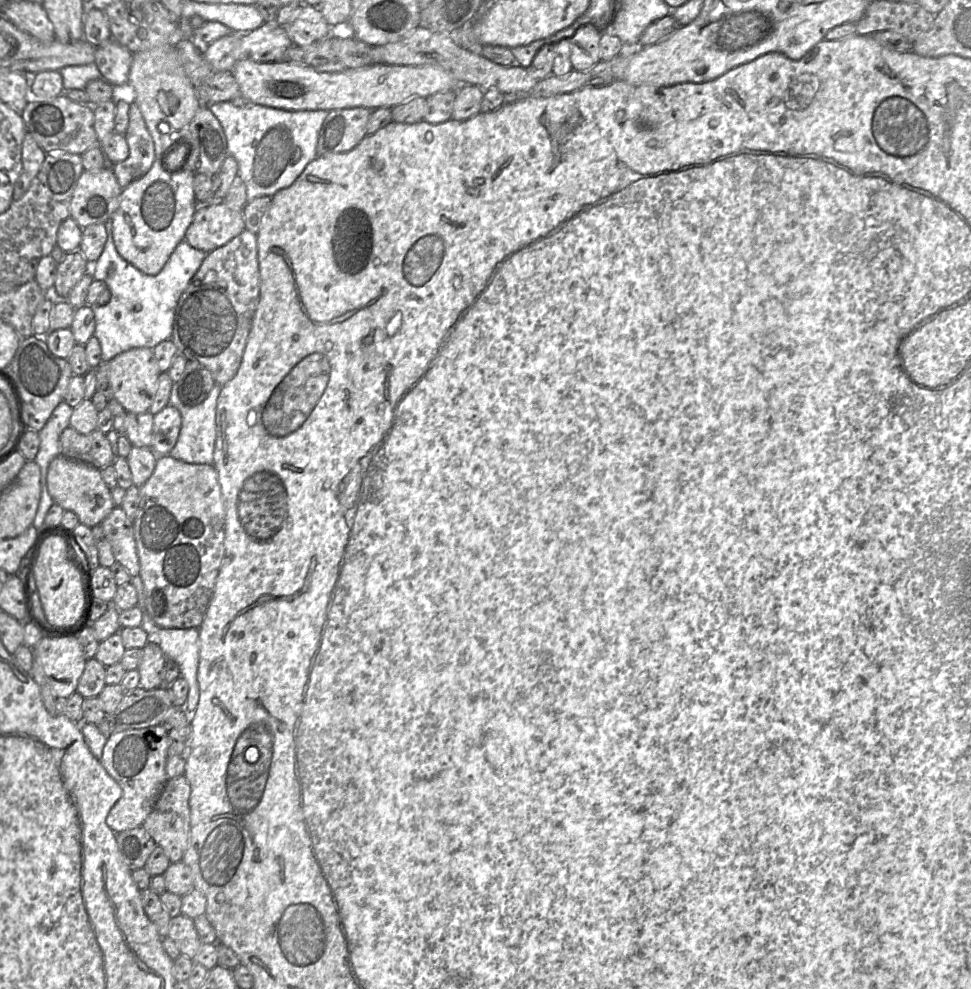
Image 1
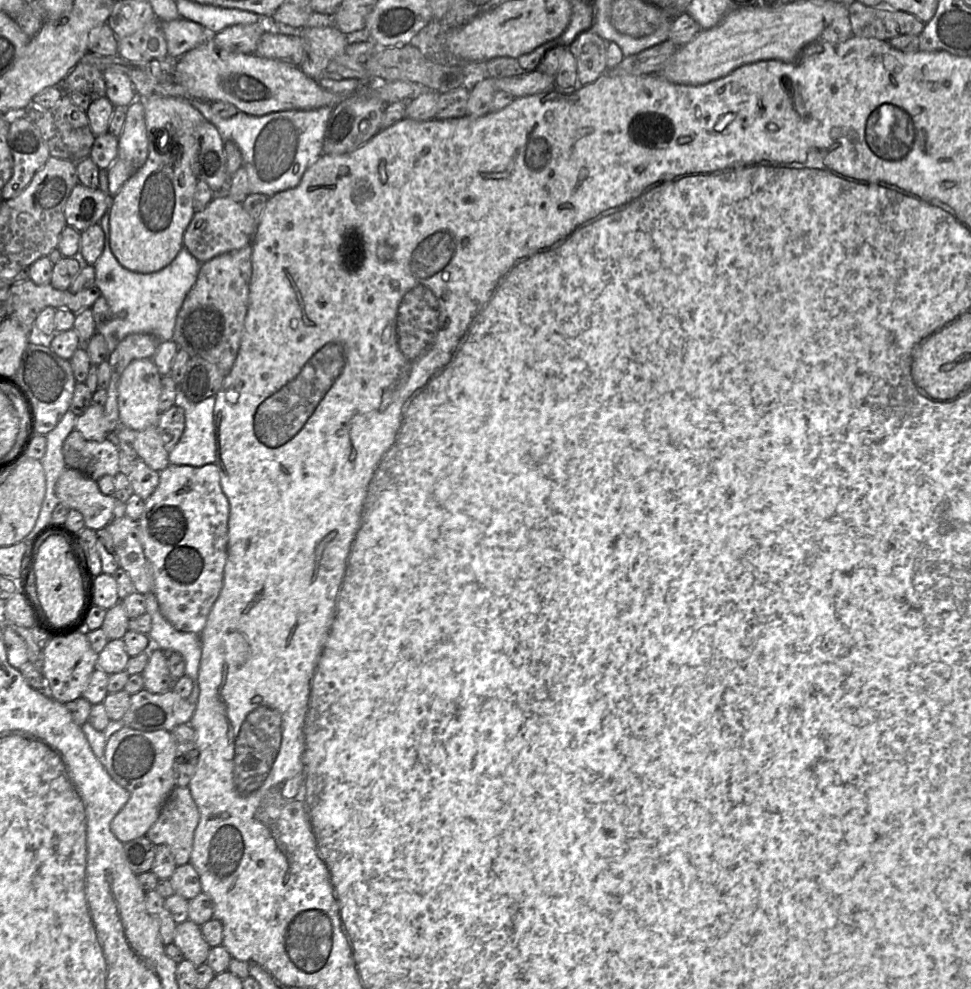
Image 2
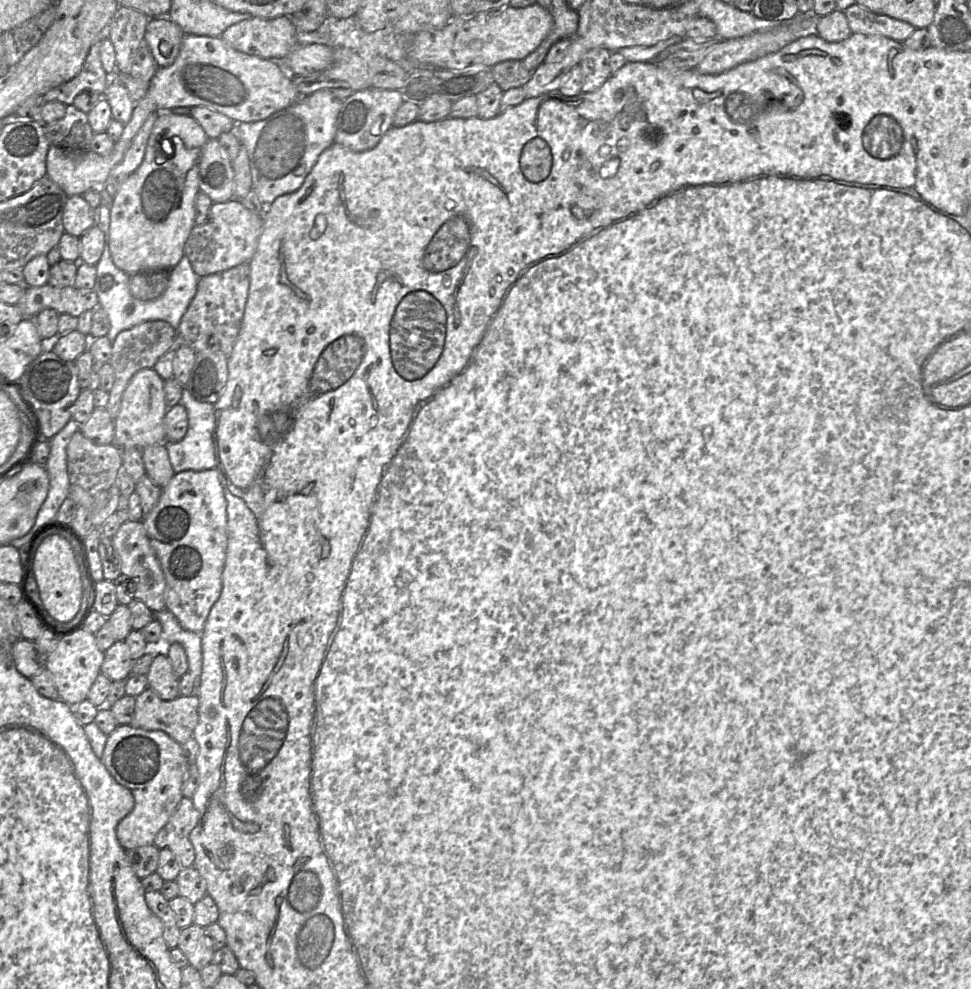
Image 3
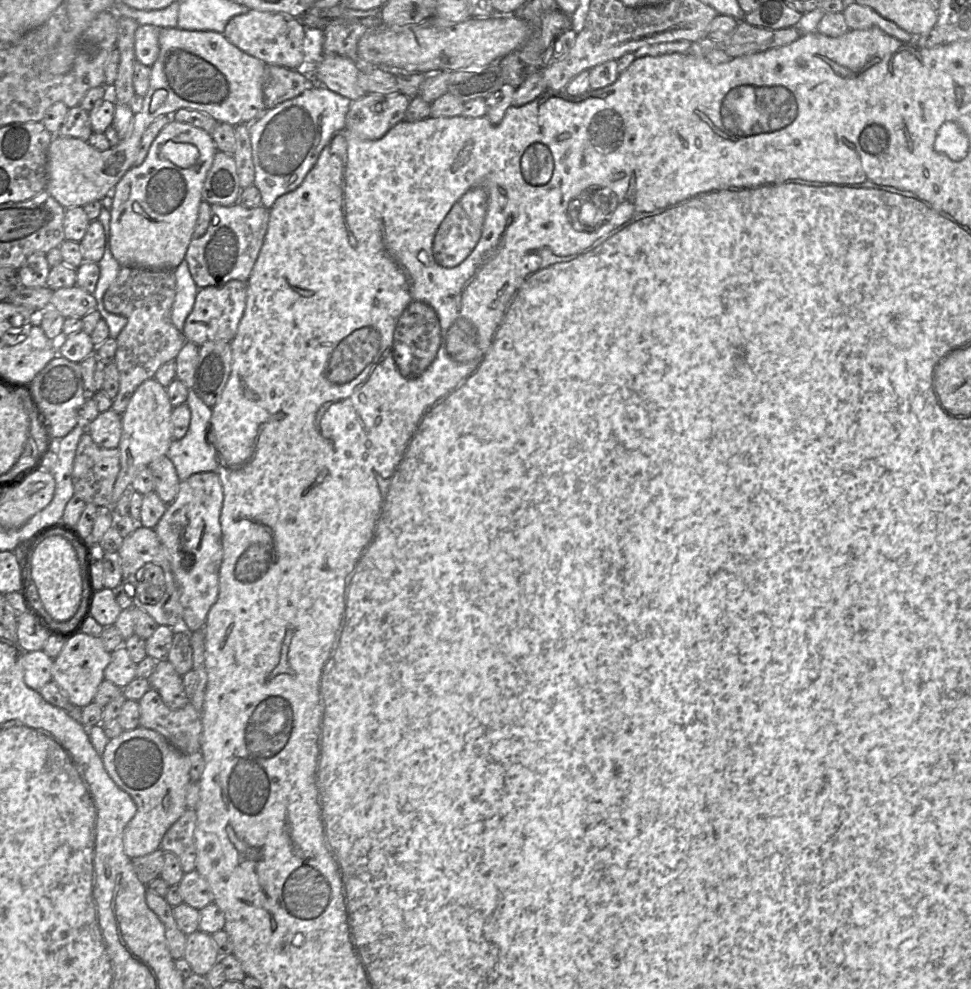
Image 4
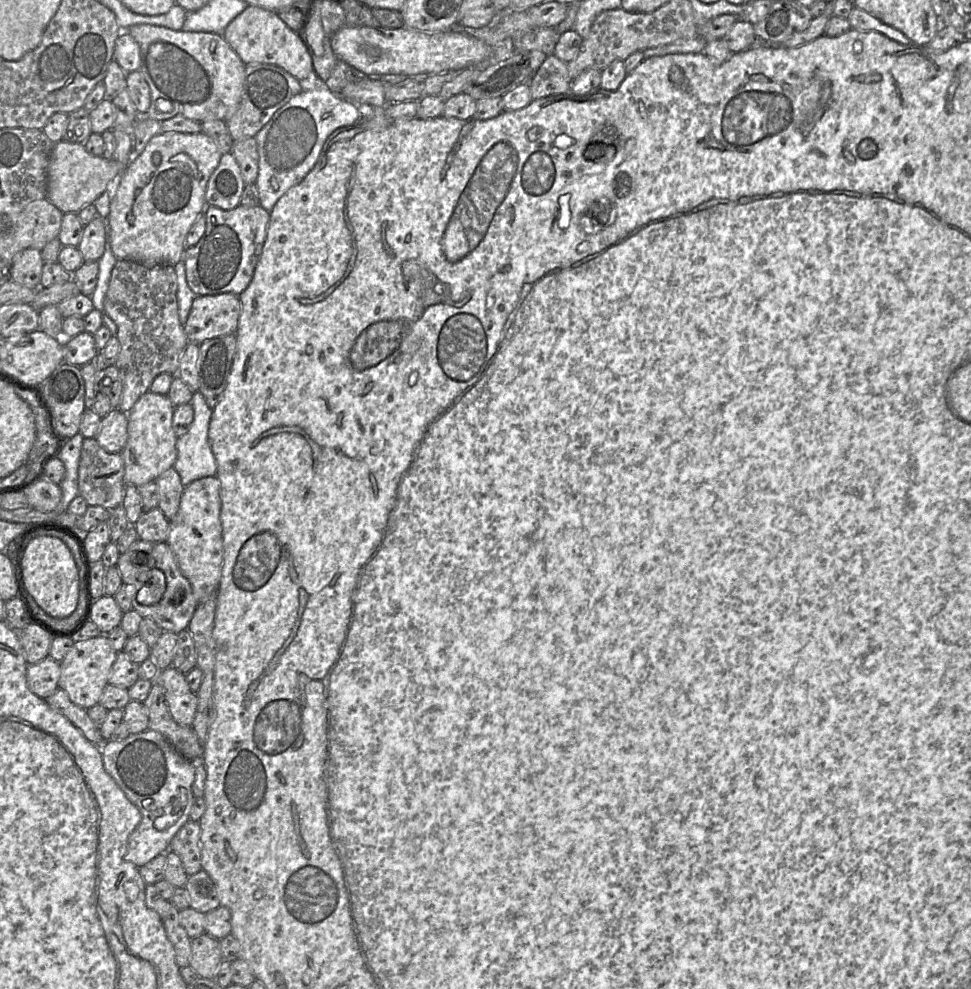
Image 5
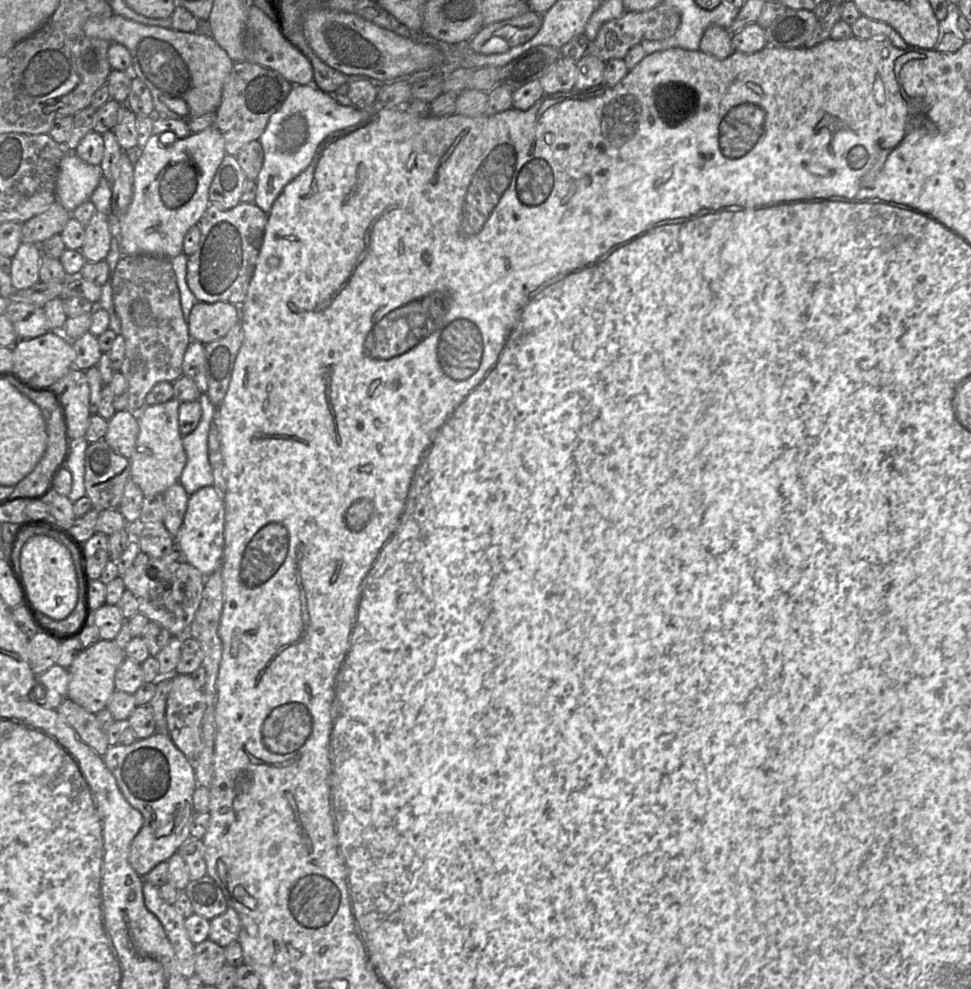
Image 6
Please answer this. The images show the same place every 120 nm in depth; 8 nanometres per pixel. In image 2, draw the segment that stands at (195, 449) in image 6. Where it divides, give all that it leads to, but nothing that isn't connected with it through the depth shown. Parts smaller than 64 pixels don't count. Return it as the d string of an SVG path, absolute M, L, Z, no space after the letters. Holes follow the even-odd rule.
M178 386L175 405L184 411L185 428L169 453L170 464L194 467L216 464L215 403L215 396L201 402L191 402Z

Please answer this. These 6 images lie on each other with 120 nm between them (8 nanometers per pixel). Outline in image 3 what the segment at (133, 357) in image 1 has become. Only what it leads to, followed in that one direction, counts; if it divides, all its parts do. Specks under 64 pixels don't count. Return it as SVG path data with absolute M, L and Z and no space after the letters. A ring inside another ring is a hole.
M154 368L141 369L134 374L122 395L121 407L115 418L115 444L120 448L146 448L165 440L165 415L168 410L164 379Z

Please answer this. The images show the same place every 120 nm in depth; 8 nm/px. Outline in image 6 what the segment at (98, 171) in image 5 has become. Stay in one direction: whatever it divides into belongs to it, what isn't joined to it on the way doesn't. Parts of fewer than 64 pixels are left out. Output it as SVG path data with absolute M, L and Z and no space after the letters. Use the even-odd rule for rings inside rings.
M74 152L67 153L60 162L56 180L56 202L70 213L90 197L102 178L100 165L91 165Z

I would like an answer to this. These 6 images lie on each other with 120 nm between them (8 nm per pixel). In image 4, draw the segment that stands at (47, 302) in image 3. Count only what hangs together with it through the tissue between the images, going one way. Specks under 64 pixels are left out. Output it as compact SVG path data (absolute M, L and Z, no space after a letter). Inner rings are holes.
M74 285L53 291L50 308L56 309L64 318L83 318L89 311L96 309L93 293L88 293Z

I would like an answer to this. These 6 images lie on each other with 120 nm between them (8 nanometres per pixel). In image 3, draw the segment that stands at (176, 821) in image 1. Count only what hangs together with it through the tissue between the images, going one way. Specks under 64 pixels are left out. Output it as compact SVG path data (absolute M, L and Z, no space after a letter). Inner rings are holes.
M182 797L165 826L157 833L153 844L169 849L182 868L194 867L195 850L190 833L198 822L198 811L191 798Z

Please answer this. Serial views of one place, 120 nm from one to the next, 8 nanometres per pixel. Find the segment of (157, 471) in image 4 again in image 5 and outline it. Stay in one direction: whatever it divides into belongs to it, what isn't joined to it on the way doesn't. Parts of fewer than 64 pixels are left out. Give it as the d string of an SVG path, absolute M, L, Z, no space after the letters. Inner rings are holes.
M171 467L164 471L157 479L158 484L158 508L168 520L172 520L180 506L181 496L185 486L181 482L180 475Z

